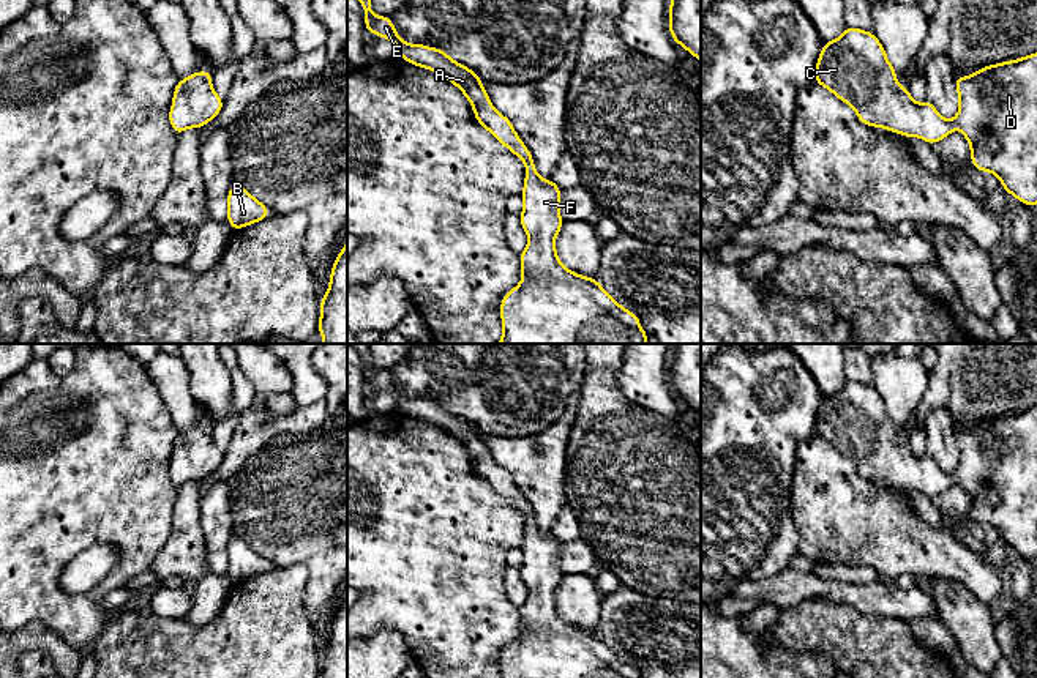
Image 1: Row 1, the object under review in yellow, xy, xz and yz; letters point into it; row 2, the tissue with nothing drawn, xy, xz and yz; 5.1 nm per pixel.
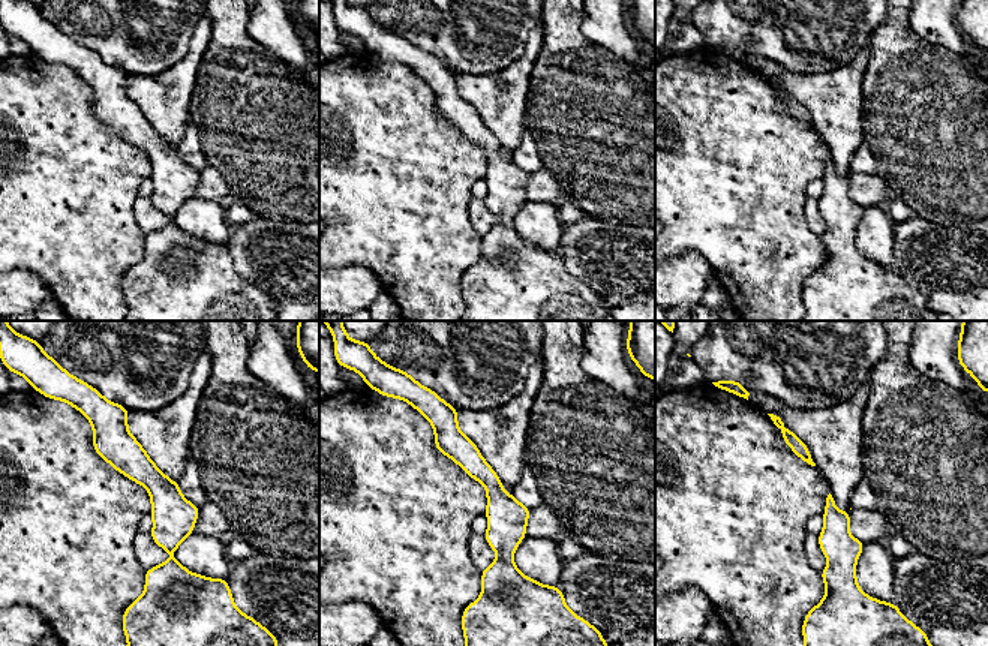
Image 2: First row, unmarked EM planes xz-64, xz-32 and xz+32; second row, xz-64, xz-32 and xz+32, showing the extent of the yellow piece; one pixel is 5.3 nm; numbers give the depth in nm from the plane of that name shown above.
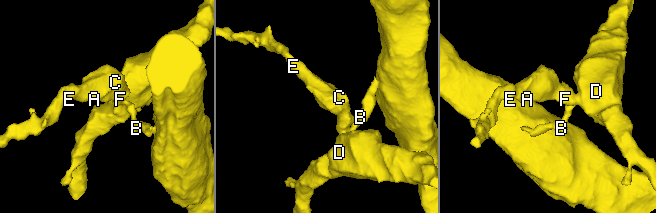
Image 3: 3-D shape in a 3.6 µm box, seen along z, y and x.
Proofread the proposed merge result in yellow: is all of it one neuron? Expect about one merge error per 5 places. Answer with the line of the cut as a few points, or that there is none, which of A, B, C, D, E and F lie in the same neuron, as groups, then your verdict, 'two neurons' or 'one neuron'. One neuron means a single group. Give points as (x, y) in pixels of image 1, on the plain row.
cut none; groups A B C D E F; one neuron

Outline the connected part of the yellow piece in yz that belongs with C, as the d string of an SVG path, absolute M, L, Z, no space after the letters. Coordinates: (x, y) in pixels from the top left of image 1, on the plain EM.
M846 378L840 391L824 396L813 434L849 457L863 478L900 486L904 492L917 489L931 498L945 492L958 481L969 495L972 520L996 527L1007 547L1015 549L1023 558L1037 558L1037 405L1020 413L980 421L971 430L955 429L960 464L952 475L944 473L927 453L922 457L915 457L911 451L911 445L898 438L897 426L885 410L879 393L871 385Z

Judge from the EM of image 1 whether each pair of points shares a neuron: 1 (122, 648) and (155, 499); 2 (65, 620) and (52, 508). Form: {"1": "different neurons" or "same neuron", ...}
{"1": "different neurons", "2": "same neuron"}

